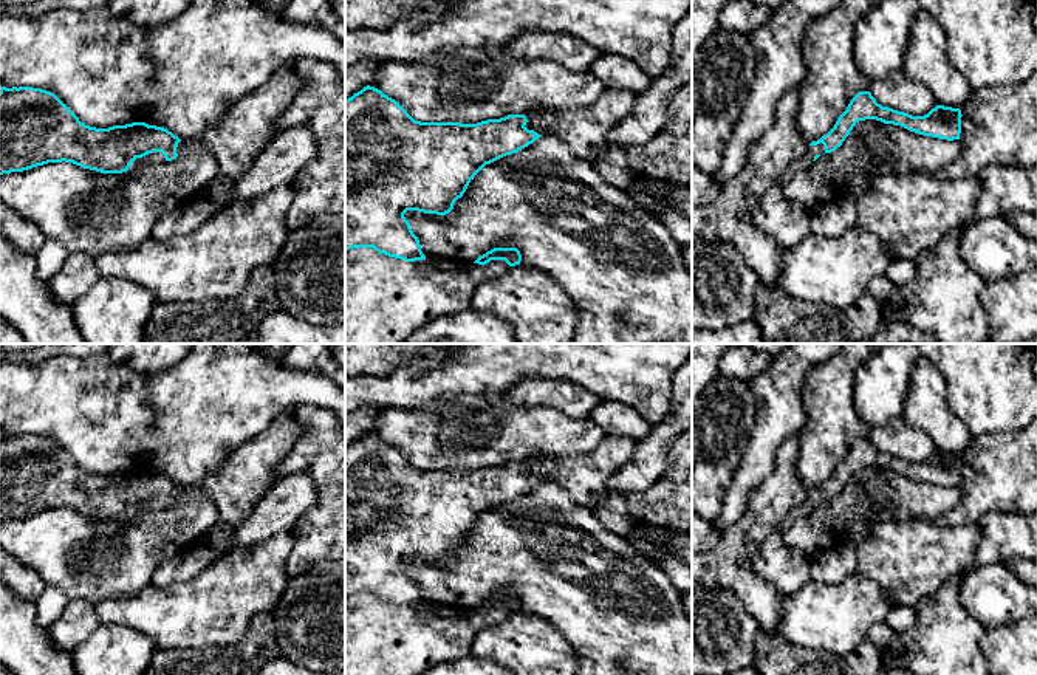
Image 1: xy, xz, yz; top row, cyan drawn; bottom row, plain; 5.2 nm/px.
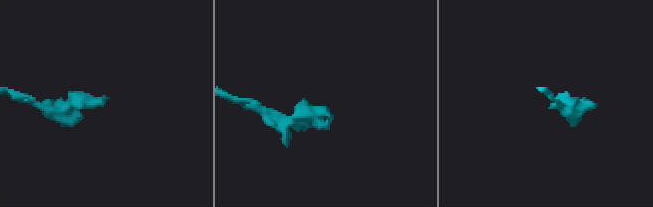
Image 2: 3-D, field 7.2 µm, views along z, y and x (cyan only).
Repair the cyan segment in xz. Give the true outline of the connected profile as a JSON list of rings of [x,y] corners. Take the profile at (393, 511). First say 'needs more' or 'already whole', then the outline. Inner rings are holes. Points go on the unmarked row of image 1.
needs more; [[[364,433],[345,446],[345,598],[373,594],[379,601],[406,608],[426,607],[418,584],[404,560],[418,557],[446,562],[466,539],[471,526],[486,512],[506,502],[517,500],[542,481],[554,481],[563,488],[582,508],[596,511],[608,500],[607,480],[622,468],[636,447],[628,437],[605,437],[593,451],[580,455],[545,455],[536,466],[525,461],[508,461],[477,471],[421,469],[415,468],[395,446],[375,433]]]

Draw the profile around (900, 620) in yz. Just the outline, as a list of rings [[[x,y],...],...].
[[[892,607],[884,621],[893,633],[902,633],[916,622],[913,607]]]

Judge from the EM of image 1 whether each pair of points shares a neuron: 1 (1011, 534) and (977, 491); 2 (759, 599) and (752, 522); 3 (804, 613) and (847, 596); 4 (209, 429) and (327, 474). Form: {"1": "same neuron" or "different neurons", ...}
{"1": "different neurons", "2": "same neuron", "3": "same neuron", "4": "different neurons"}

